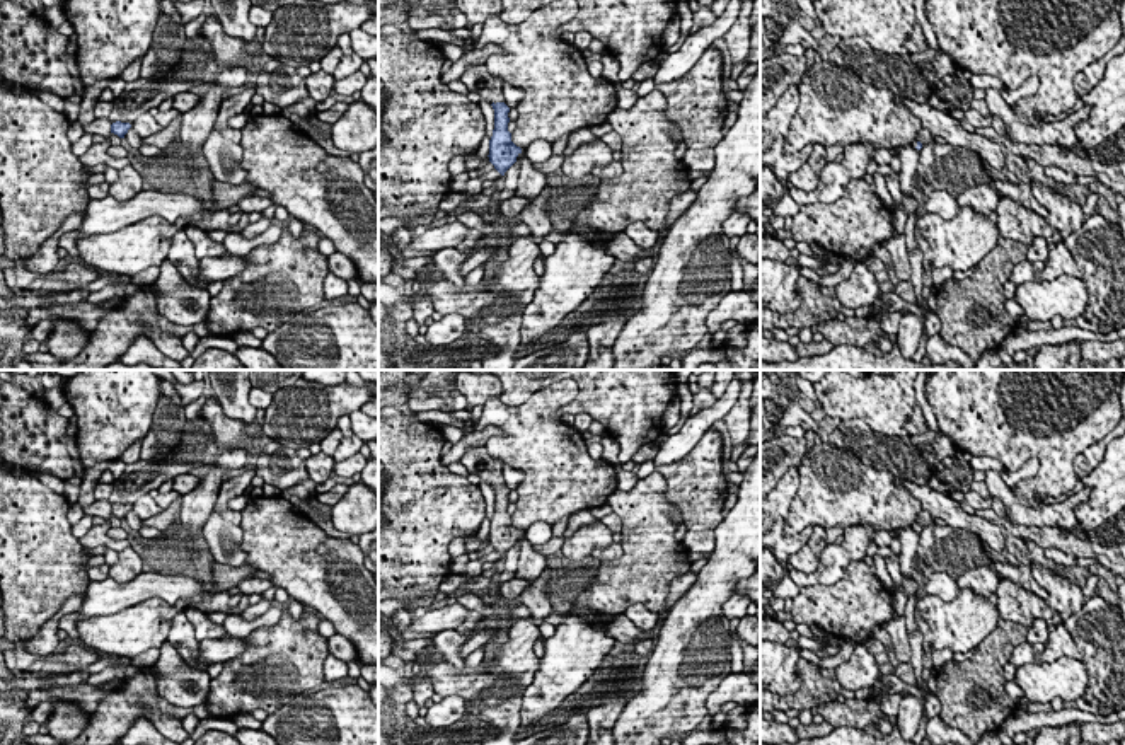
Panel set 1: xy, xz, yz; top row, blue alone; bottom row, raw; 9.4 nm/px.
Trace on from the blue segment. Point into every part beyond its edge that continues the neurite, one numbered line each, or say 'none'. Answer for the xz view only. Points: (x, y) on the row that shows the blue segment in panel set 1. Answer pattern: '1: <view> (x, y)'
1: xz (478, 79)

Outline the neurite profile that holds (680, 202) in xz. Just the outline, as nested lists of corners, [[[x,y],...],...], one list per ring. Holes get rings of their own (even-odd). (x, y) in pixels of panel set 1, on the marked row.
[[[685,191],[685,193],[677,193],[670,199],[670,211],[666,217],[666,225],[663,232],[658,232],[658,240],[656,244],[661,245],[670,225],[695,201],[697,193],[695,191]]]

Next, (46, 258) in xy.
[[[84,210],[66,217],[60,228],[55,234],[48,235],[48,239],[39,245],[38,252],[26,259],[26,264],[22,268],[38,274],[55,271],[56,264],[60,263],[58,256],[60,237],[65,232],[78,230],[82,227],[82,220]]]

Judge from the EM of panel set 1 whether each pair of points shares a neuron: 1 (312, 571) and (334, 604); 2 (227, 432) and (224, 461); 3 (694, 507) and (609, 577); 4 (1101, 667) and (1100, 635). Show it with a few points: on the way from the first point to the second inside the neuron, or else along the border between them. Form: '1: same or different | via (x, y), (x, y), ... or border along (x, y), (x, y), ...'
1: same | via (319, 580), (329, 595)
2: different | border along (244, 447), (224, 447), (220, 450)
3: different | border along (662, 474), (665, 496), (680, 510)
4: same | via (1101, 658), (1101, 643)

